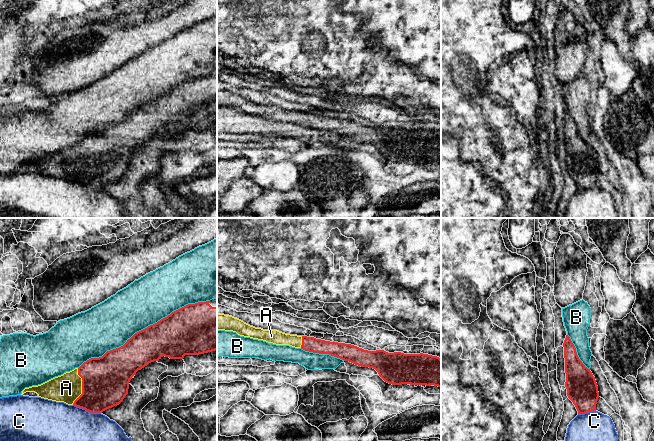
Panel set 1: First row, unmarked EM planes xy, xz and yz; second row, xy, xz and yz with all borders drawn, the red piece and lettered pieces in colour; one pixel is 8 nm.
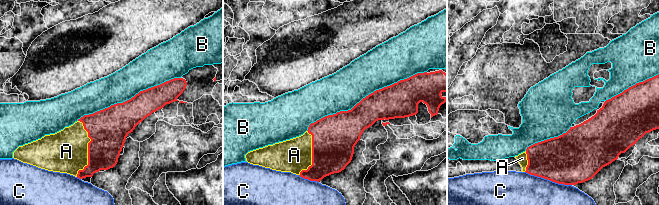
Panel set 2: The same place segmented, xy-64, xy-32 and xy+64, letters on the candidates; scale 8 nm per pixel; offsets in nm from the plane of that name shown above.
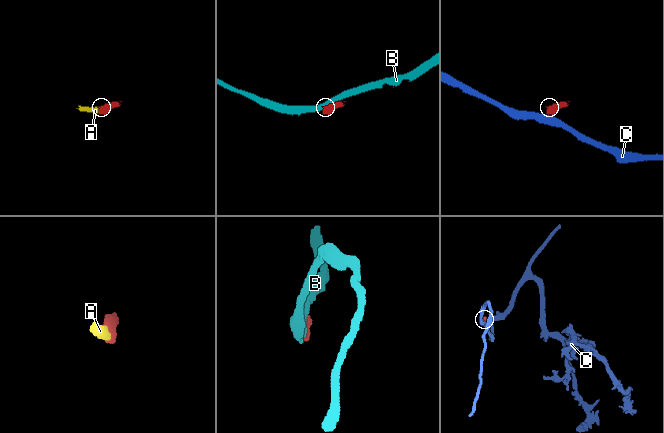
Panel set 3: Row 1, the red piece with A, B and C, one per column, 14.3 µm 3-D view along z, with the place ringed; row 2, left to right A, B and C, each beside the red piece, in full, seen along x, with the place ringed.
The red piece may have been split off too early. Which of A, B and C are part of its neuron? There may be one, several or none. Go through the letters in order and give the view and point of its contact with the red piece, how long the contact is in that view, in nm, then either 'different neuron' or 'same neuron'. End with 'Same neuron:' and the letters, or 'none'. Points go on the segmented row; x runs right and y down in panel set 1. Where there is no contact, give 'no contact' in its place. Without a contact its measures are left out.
A: xy (82, 386) | 300 nm | same neuron
B: xy (143, 329) | 1200 nm | different neuron
C: xy (87, 410) | 240 nm | different neuron
Same neuron: A

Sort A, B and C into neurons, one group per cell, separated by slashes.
A / B / C

